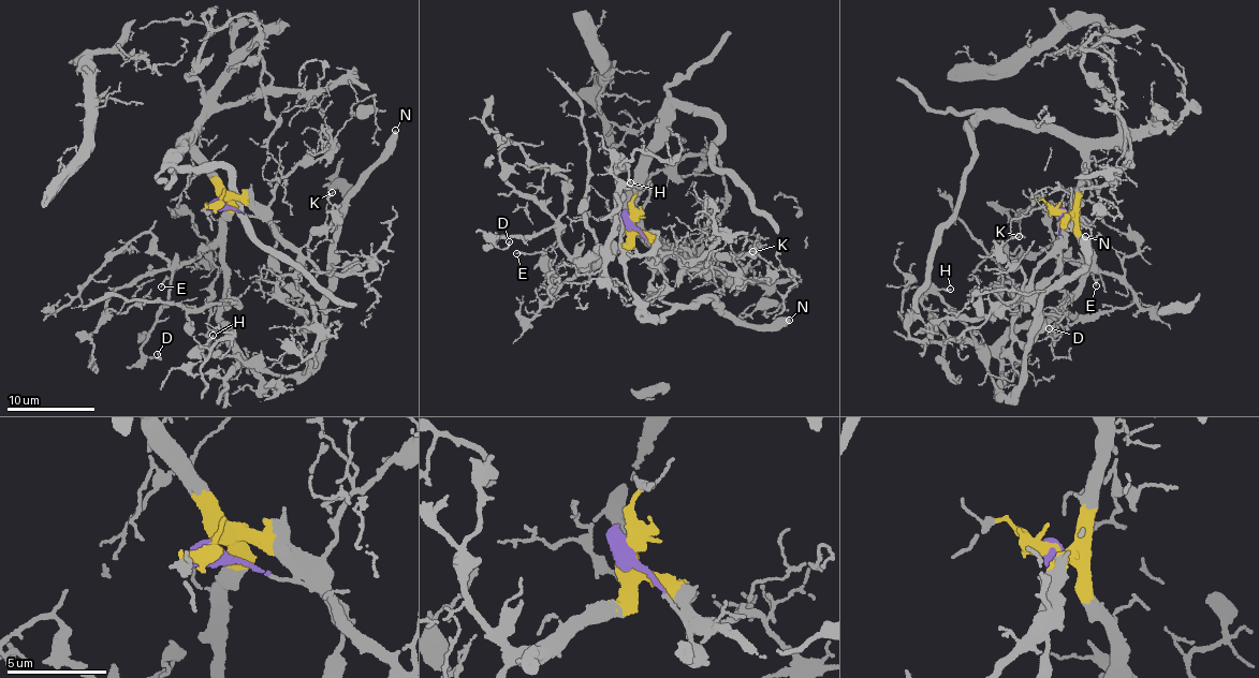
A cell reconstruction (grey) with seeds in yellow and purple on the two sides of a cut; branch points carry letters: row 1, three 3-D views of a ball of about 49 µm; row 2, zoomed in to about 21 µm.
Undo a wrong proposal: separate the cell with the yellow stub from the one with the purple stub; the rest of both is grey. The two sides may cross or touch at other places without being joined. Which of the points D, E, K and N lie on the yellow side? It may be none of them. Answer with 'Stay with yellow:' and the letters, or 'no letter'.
Stay with yellow: D, E, K

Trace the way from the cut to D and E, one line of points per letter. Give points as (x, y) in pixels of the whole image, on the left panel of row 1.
D: (220, 202), (230, 207), (222, 236), (173, 275), (169, 303), (142, 351), (159, 358), (157, 353)
E: (220, 202), (223, 200), (230, 207), (222, 236), (185, 261), (160, 286)

